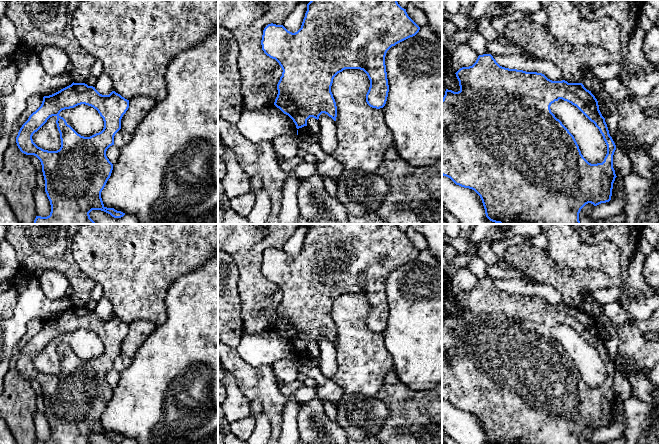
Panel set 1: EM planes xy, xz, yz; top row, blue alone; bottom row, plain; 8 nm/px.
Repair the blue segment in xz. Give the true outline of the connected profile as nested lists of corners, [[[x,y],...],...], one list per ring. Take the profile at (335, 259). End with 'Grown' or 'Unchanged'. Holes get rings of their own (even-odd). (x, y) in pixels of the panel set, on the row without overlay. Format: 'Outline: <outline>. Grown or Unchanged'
Outline: [[[311,224],[307,228],[305,241],[297,256],[292,257],[283,249],[273,247],[268,248],[263,254],[262,274],[267,280],[275,283],[283,294],[277,308],[278,318],[274,329],[293,344],[297,353],[307,350],[310,341],[318,344],[322,337],[336,345],[337,330],[331,316],[333,303],[345,293],[360,293],[370,304],[366,318],[367,328],[372,332],[383,332],[389,316],[386,277],[392,270],[415,260],[419,254],[420,251],[397,224]]]. Unchanged

